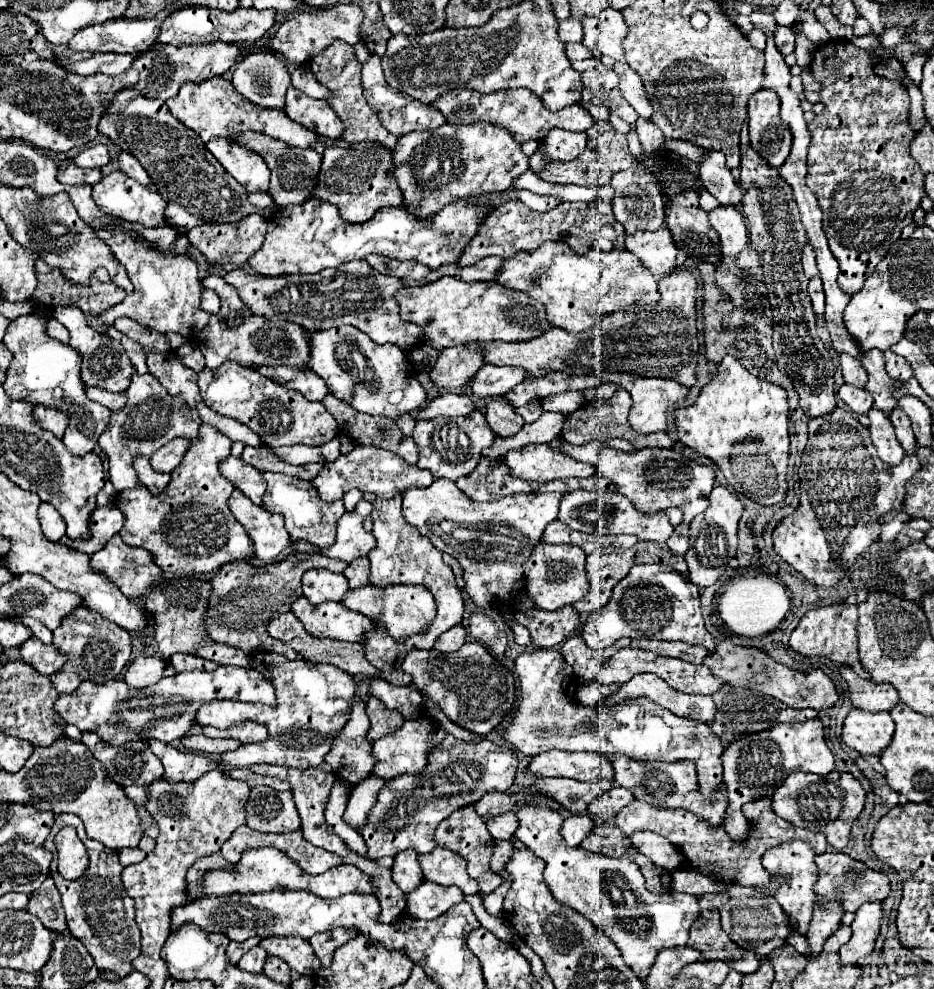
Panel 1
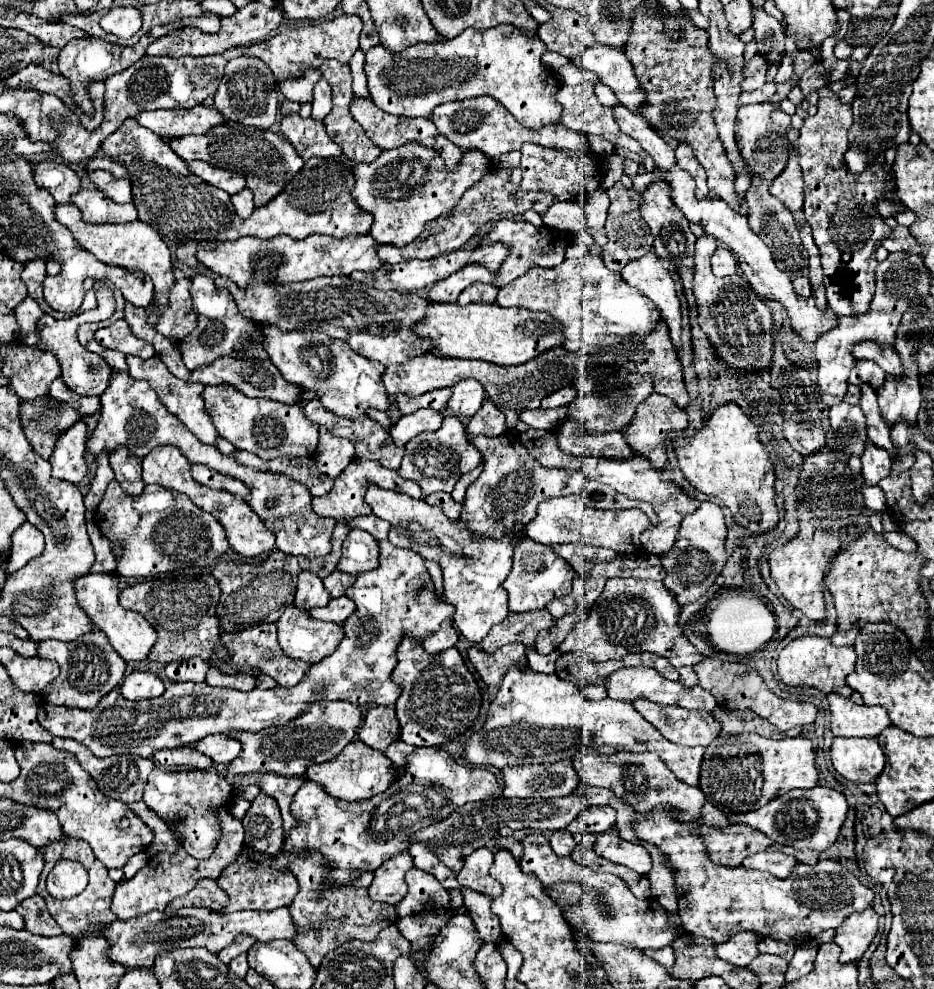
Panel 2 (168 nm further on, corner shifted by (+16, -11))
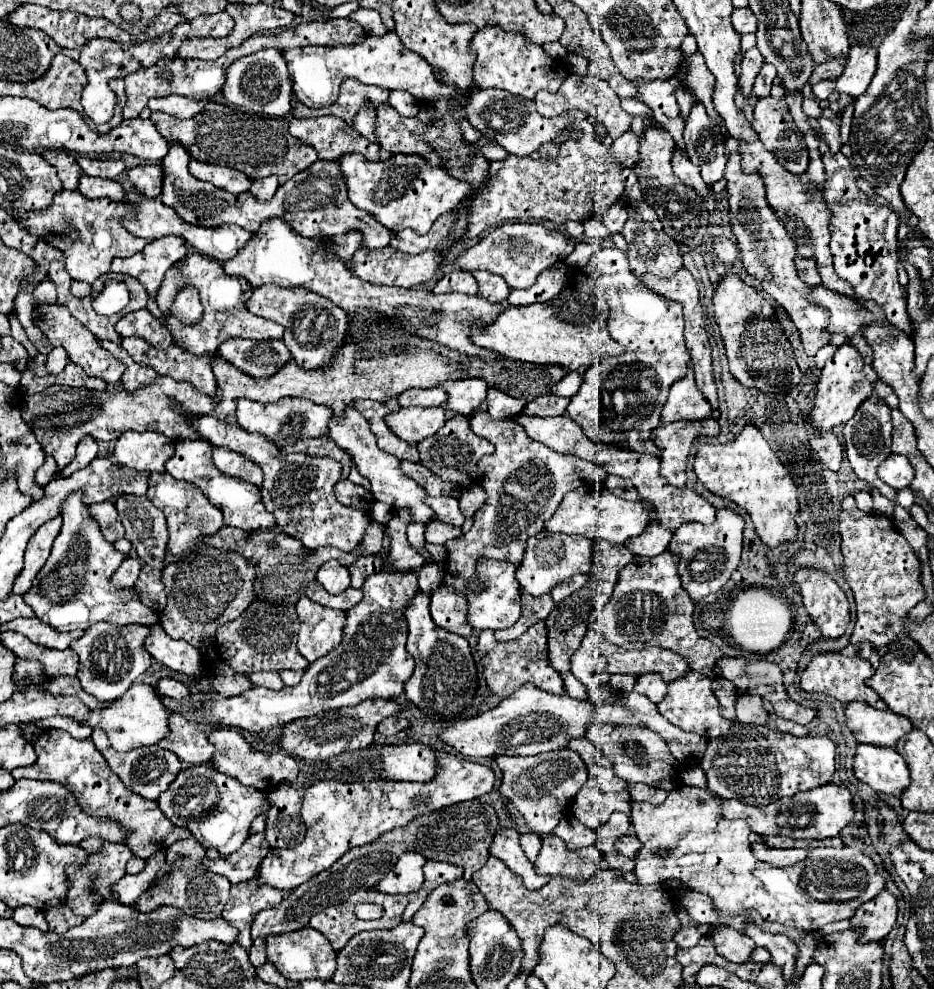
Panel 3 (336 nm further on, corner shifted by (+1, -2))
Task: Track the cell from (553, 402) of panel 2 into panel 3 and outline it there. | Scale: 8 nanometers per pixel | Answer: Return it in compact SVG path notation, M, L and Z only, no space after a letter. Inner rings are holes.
M569 372L561 382L557 382L555 386L551 386L551 394L571 398L579 390L581 384L583 384L583 376L577 374L577 372Z

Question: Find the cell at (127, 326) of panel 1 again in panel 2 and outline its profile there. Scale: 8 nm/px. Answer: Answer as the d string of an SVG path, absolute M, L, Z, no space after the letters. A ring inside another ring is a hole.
M124 319L114 321L108 327L98 329L96 341L106 349L116 349L116 351L122 351L126 355L136 355L140 359L154 357L154 347L148 341L138 339Z

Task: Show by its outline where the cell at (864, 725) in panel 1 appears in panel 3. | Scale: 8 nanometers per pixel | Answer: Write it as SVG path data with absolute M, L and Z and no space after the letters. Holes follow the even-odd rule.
M857 744L853 762L855 776L867 782L875 792L899 796L909 786L909 770L895 748Z

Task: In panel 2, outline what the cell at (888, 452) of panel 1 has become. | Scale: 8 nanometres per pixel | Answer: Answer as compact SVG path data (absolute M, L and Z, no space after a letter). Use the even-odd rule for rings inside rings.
M872 443L866 445L866 451L862 455L862 479L866 485L878 485L884 477L890 475L892 459L888 451L874 447Z

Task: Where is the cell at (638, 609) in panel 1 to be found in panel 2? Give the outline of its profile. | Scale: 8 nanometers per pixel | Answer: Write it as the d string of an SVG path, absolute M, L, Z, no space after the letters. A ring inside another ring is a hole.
M608 579L600 599L592 605L590 613L576 625L576 629L558 647L560 653L586 651L594 661L620 659L628 653L656 653L666 657L686 687L698 685L694 665L700 663L702 655L696 647L682 635L678 627L680 605L674 595L664 587L662 581L652 579Z

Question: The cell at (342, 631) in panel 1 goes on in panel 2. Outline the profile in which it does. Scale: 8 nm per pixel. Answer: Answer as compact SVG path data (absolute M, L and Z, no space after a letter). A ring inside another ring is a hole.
M288 605L276 625L284 655L310 665L328 657L344 637L342 625L316 621L296 605Z

